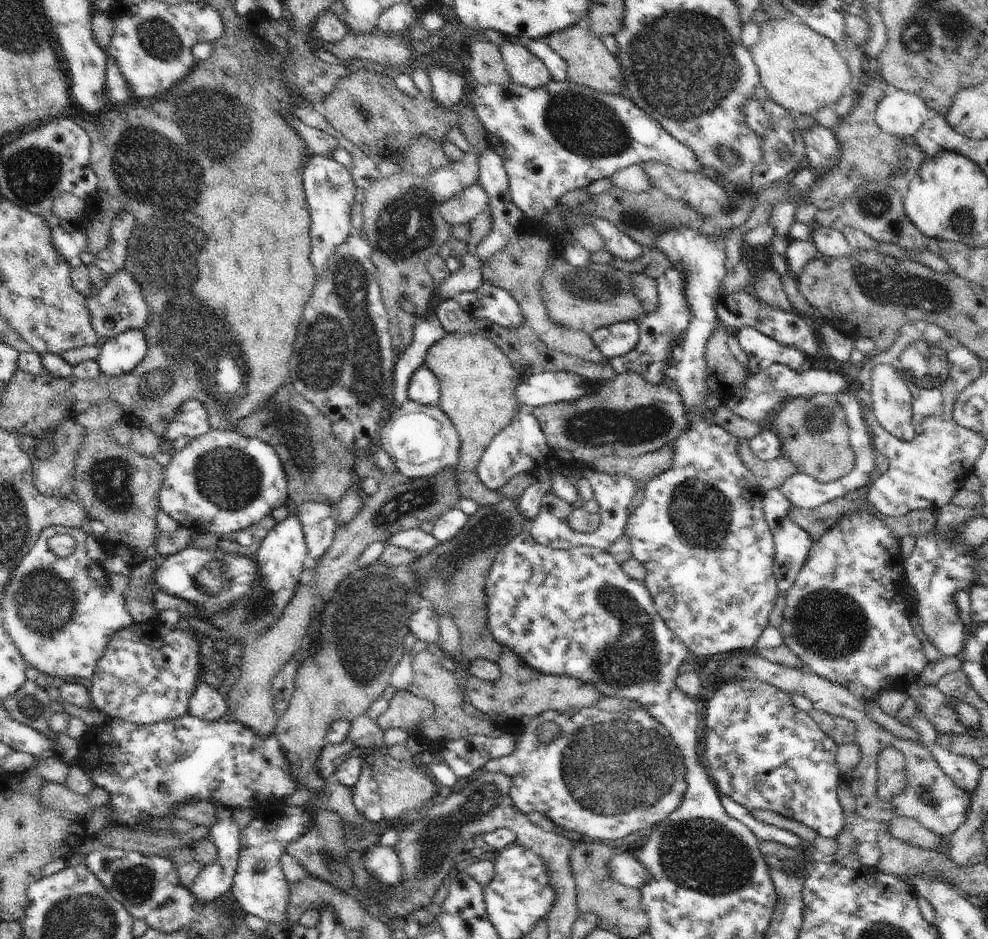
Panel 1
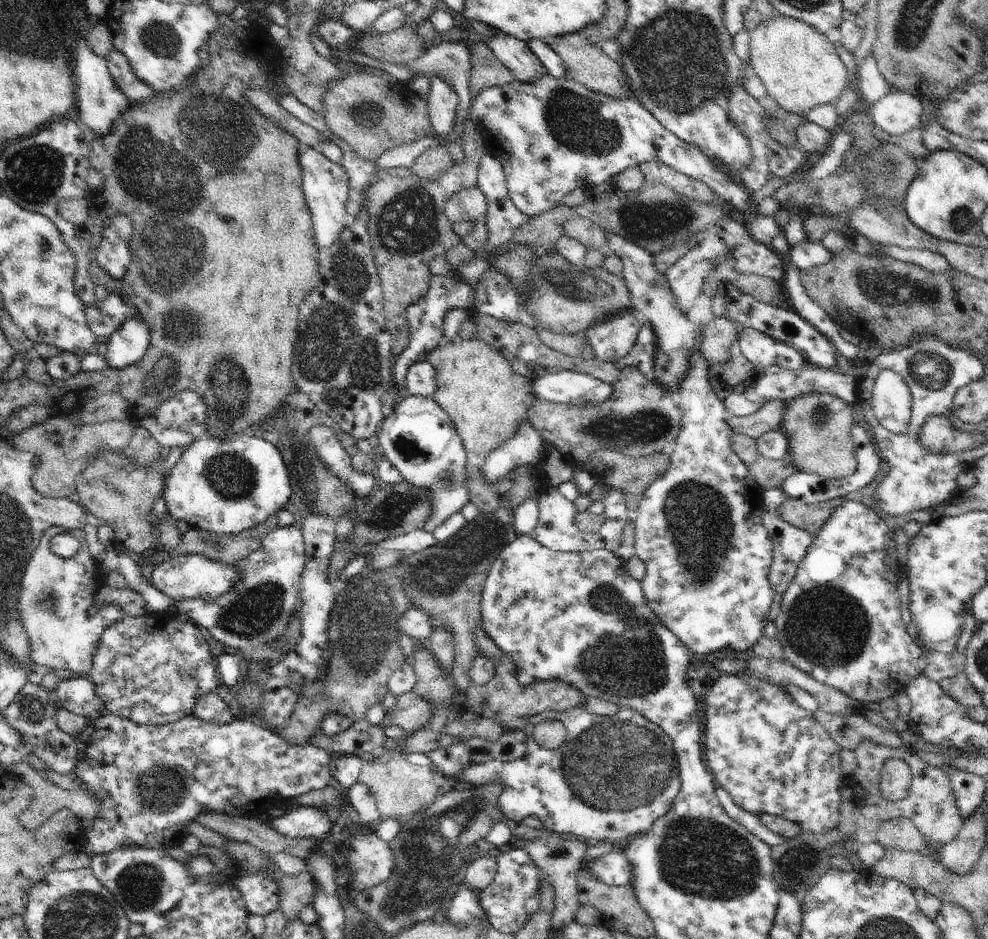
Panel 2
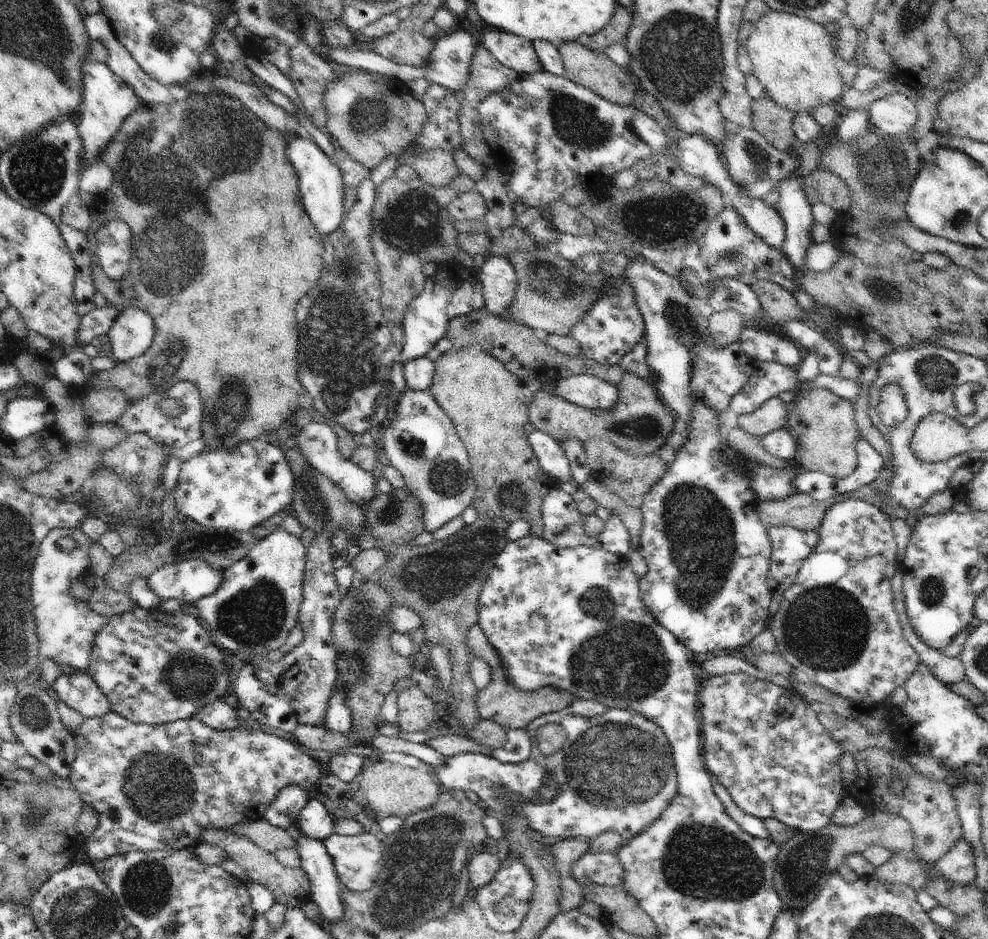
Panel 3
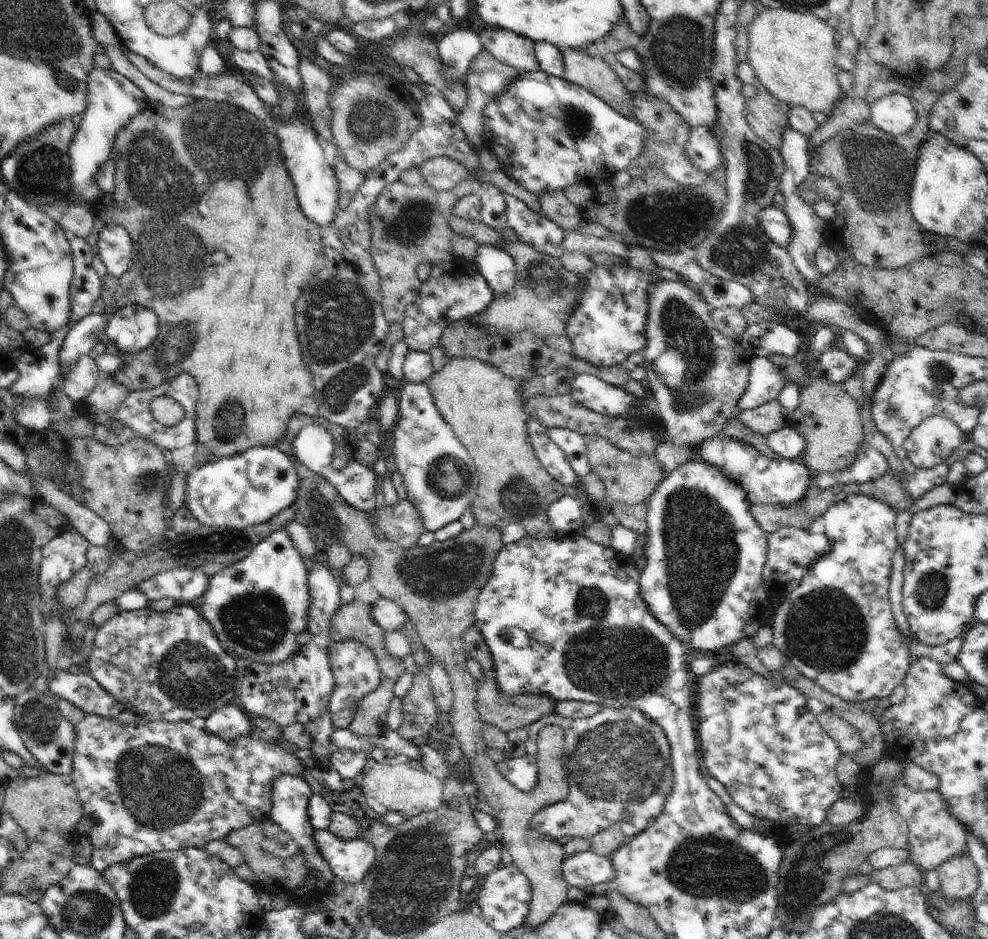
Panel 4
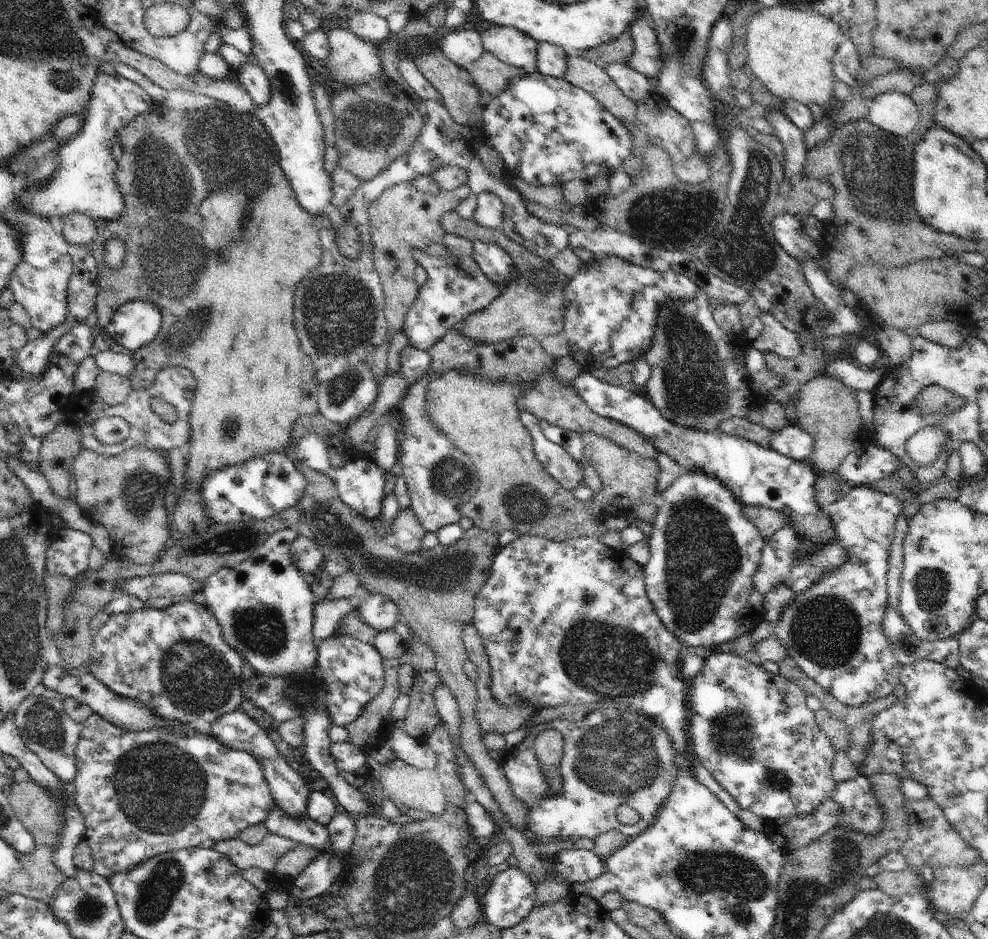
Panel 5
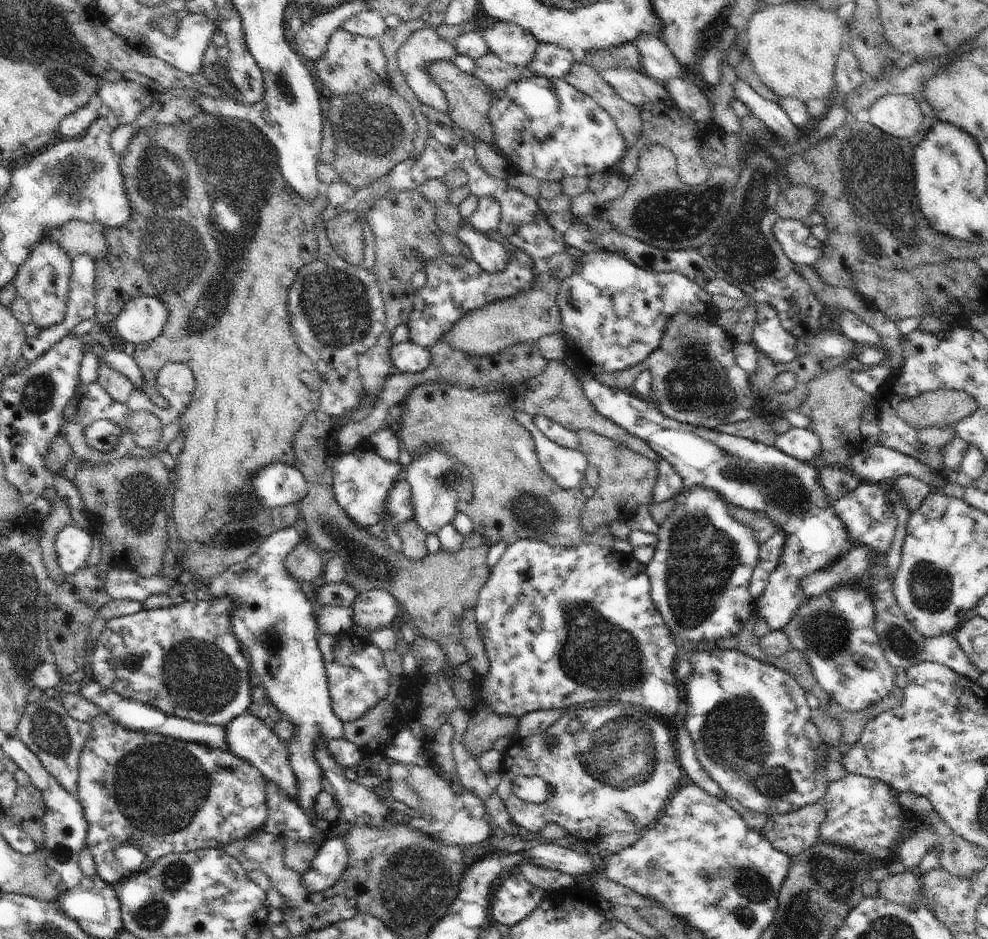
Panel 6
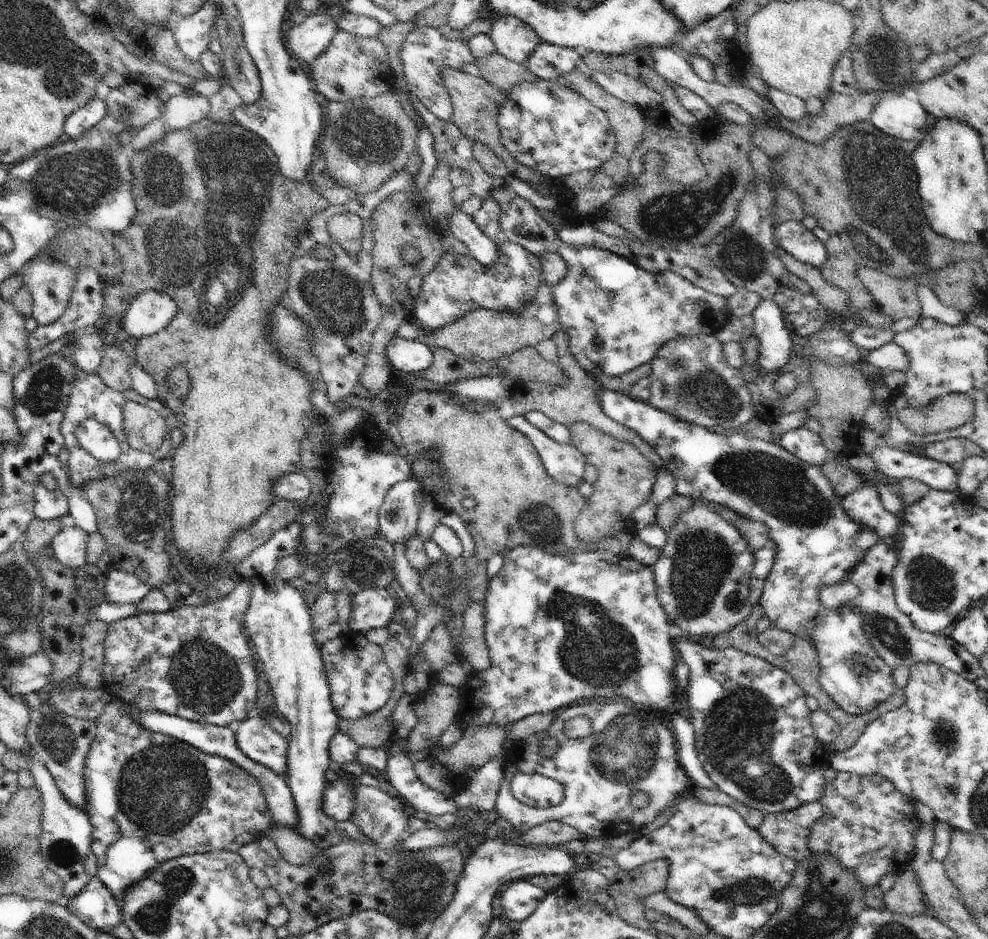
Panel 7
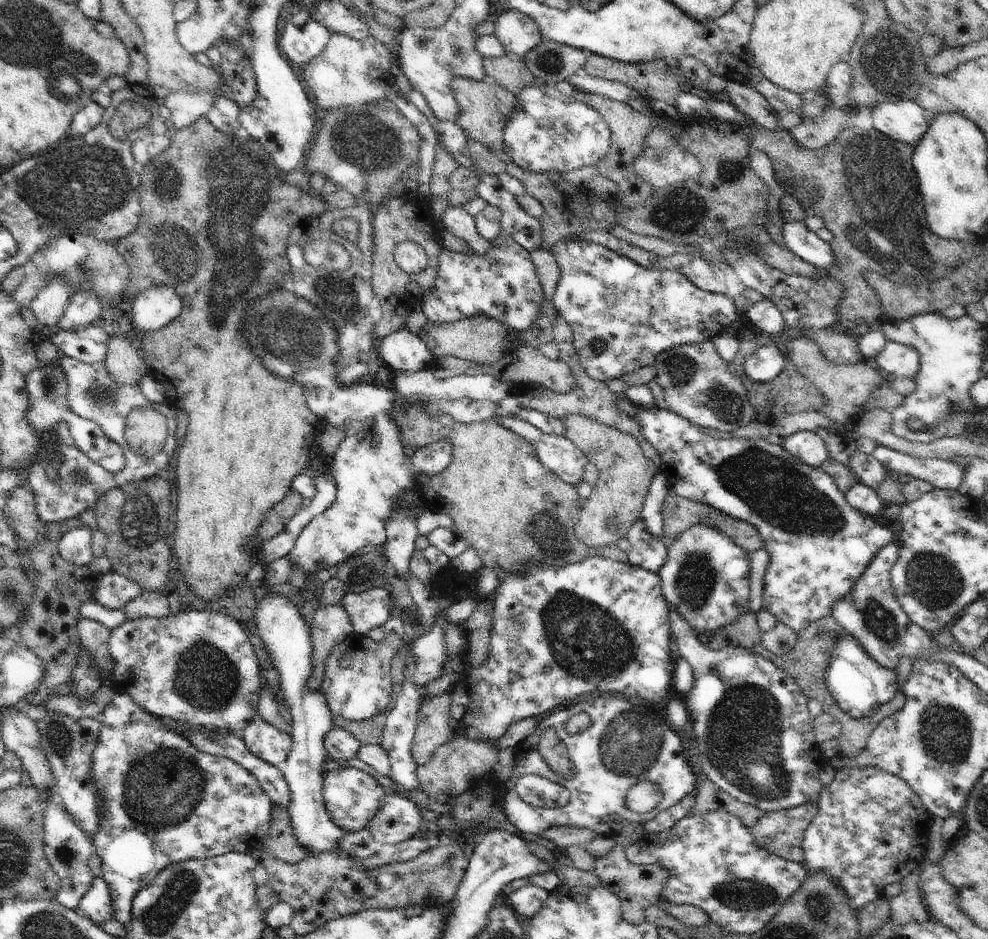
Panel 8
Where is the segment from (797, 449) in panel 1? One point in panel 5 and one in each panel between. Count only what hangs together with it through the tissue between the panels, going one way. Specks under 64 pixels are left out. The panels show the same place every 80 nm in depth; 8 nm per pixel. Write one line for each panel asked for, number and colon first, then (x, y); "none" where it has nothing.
2: (819, 426)
3: (823, 423)
4: (828, 417)
5: (827, 409)

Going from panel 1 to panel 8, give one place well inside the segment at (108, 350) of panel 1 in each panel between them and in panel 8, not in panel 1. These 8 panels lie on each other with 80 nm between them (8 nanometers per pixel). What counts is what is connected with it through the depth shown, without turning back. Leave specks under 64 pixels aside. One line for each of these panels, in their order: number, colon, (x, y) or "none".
2: (128, 344)
3: (132, 333)
4: (133, 328)
5: (135, 324)
6: (143, 318)
7: (151, 311)
8: (155, 307)

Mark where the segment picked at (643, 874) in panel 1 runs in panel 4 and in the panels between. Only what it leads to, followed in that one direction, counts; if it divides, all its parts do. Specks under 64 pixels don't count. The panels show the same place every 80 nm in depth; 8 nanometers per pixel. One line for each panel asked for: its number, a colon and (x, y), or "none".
2: (613, 869)
3: (595, 868)
4: (587, 868)

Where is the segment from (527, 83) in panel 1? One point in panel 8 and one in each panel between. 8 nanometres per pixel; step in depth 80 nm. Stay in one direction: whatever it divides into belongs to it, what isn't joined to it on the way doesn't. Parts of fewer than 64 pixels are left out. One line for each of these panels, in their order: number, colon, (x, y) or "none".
2: (517, 56)
3: (516, 52)
4: (515, 50)
5: (514, 47)
6: (514, 44)
7: (515, 39)
8: (519, 33)

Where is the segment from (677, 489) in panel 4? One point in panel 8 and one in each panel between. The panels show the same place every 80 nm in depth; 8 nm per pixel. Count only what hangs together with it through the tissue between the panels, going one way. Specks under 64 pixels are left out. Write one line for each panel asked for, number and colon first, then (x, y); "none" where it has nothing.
5: (705, 553)
6: (700, 572)
7: (702, 578)
8: (706, 576)

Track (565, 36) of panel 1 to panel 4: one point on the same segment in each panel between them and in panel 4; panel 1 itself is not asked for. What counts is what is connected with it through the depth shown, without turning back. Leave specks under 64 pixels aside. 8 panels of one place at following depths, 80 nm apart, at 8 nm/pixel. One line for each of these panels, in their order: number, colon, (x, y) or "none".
2: (585, 63)
3: (596, 71)
4: (596, 75)

